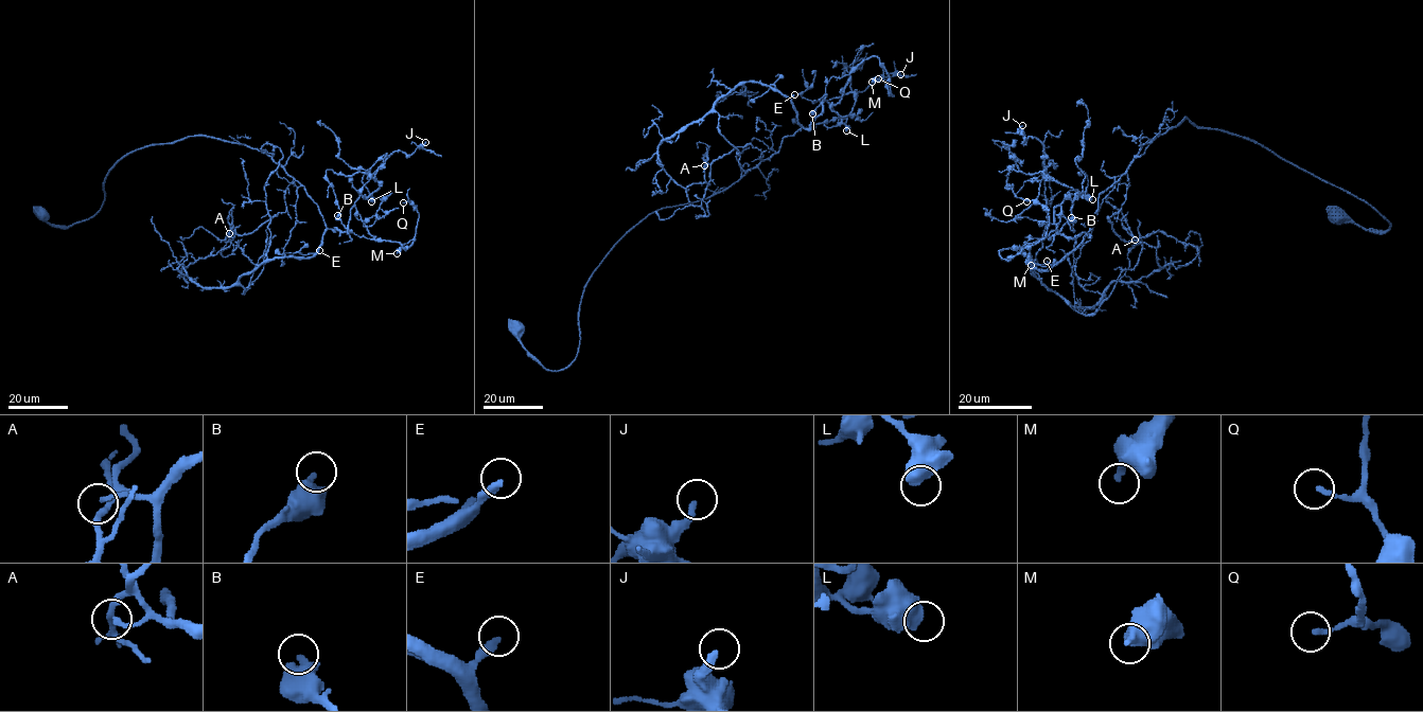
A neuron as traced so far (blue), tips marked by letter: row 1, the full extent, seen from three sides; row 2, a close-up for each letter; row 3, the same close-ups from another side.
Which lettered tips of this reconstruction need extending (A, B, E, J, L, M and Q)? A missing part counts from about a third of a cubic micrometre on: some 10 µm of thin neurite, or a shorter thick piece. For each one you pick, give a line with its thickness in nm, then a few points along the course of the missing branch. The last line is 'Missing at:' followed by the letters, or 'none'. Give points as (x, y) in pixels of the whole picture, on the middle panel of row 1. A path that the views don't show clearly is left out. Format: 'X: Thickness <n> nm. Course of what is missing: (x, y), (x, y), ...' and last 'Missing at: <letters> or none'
E: Thickness 280 nm. Course of what is missing: (794, 94), (798, 92), (803, 95), (800, 105), (805, 110), (798, 125), (789, 125), (778, 136), (782, 138)
Missing at: E

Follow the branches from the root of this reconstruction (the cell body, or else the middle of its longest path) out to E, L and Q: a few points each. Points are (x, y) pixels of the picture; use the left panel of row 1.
E: (41, 214), (56, 226), (87, 220), (125, 155), (208, 136), (265, 152), (304, 187), (327, 228), (319, 250)
L: (41, 214), (88, 219), (121, 159), (192, 136), (265, 152), (334, 231), (371, 201)
Q: (41, 214), (88, 219), (121, 159), (192, 136), (265, 152), (334, 231), (406, 249), (419, 213), (403, 202)

